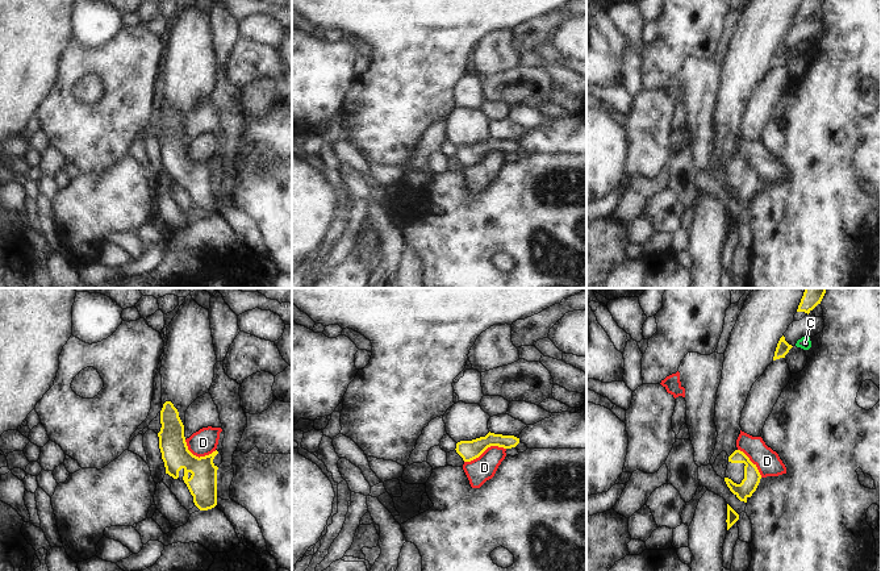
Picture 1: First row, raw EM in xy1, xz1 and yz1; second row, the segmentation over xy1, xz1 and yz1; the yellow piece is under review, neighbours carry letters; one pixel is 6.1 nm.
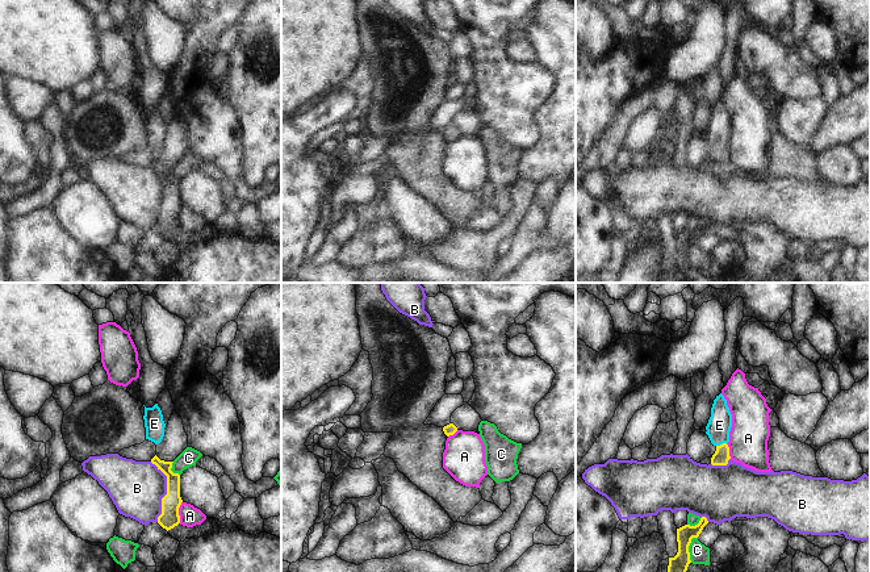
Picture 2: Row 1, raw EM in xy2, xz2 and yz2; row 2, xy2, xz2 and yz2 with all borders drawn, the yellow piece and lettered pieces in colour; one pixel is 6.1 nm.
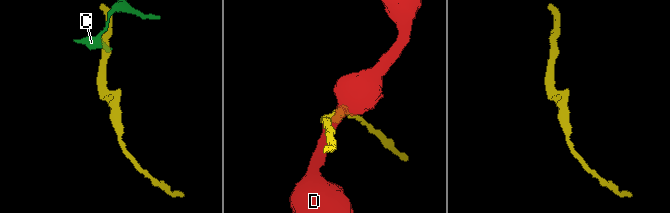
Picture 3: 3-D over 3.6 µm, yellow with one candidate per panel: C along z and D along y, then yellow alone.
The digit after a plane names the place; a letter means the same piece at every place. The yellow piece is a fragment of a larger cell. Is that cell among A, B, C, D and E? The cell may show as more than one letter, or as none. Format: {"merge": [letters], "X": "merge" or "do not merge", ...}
{"merge": ["E"], "A": "do not merge", "B": "do not merge", "C": "do not merge", "D": "do not merge", "E": "merge"}

